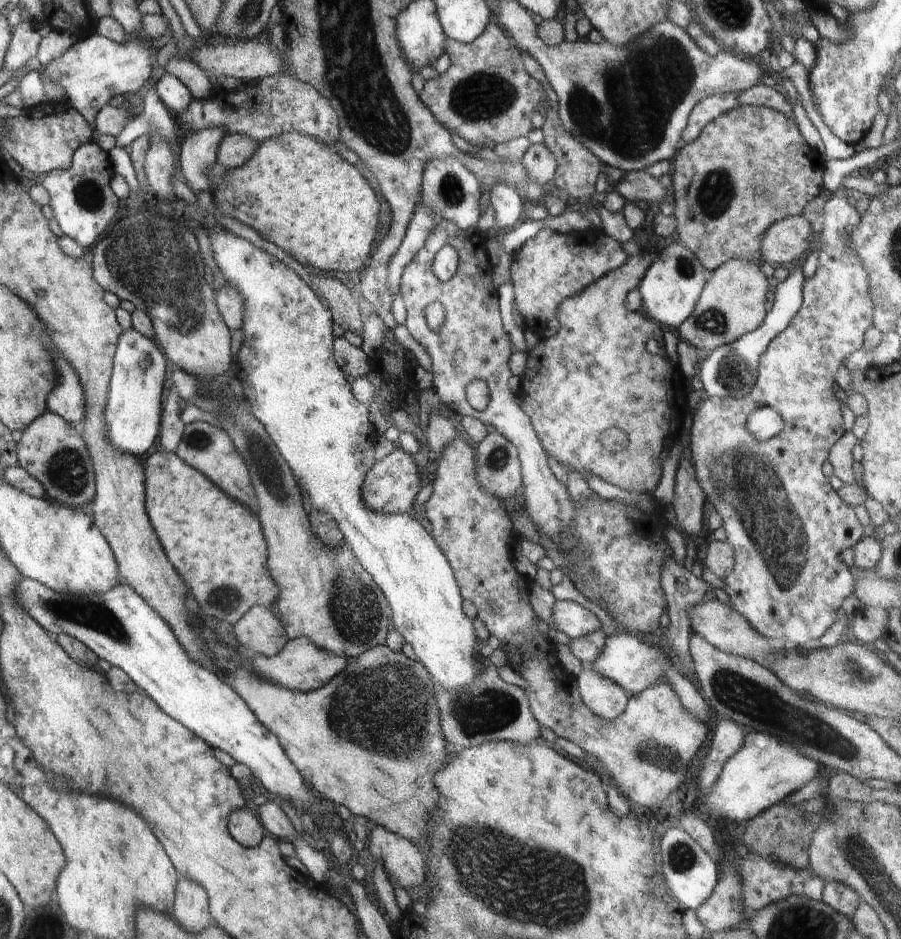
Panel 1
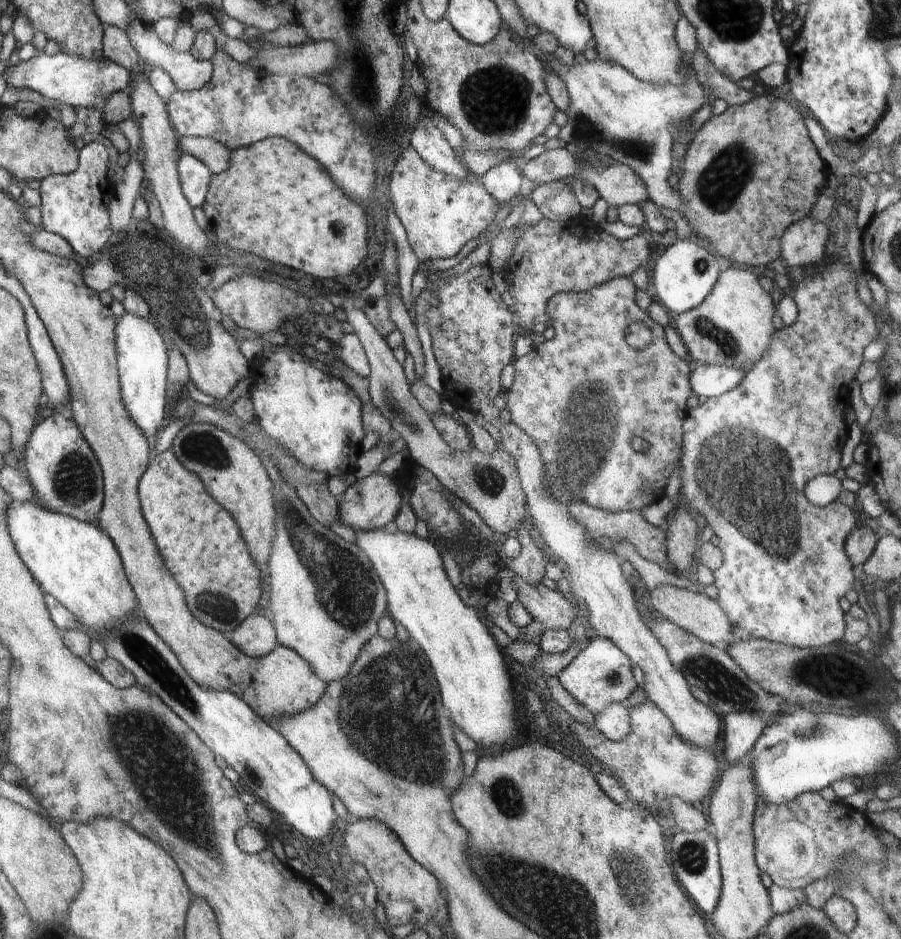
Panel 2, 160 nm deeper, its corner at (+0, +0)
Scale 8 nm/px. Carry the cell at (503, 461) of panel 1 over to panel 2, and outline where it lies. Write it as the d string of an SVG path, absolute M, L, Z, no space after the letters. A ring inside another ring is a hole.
M346 298L342 308L347 317L346 322L352 326L354 336L360 340L367 356L371 370L368 377L370 398L376 409L393 427L396 435L406 441L412 461L434 474L454 496L458 496L464 504L476 510L492 531L502 534L503 537L514 533L527 519L526 496L516 469L516 458L508 454L502 446L490 454L471 448L466 451L466 458L464 452L456 452L454 448L450 448L436 431L431 418L411 394L411 386L406 381L406 372L394 357L386 339L376 332L376 328L372 326L366 314L356 306L356 302Z

